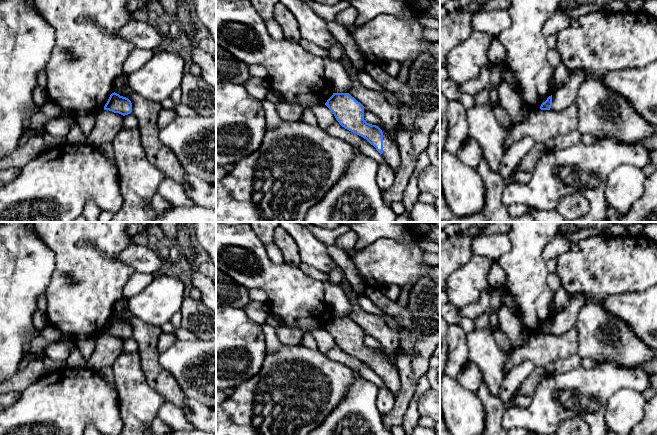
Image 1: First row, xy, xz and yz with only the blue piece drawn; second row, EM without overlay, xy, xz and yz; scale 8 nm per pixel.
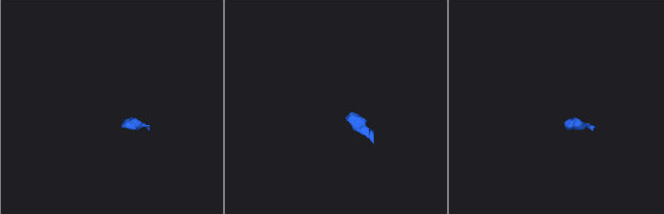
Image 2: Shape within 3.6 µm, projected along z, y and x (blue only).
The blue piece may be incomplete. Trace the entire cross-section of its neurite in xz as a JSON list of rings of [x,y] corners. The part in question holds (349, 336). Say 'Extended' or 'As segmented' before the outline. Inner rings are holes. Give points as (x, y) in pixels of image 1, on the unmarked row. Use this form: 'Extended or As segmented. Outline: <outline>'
Extended. Outline: [[[333,317],[325,329],[345,353],[363,361],[383,379],[385,386],[396,396],[400,389],[400,376],[395,364],[364,344],[364,330],[349,317]]]

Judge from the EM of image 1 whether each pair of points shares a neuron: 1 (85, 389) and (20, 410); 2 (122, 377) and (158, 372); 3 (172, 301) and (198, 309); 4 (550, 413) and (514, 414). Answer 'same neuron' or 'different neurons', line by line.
1: same neuron
2: different neurons
3: different neurons
4: same neuron

